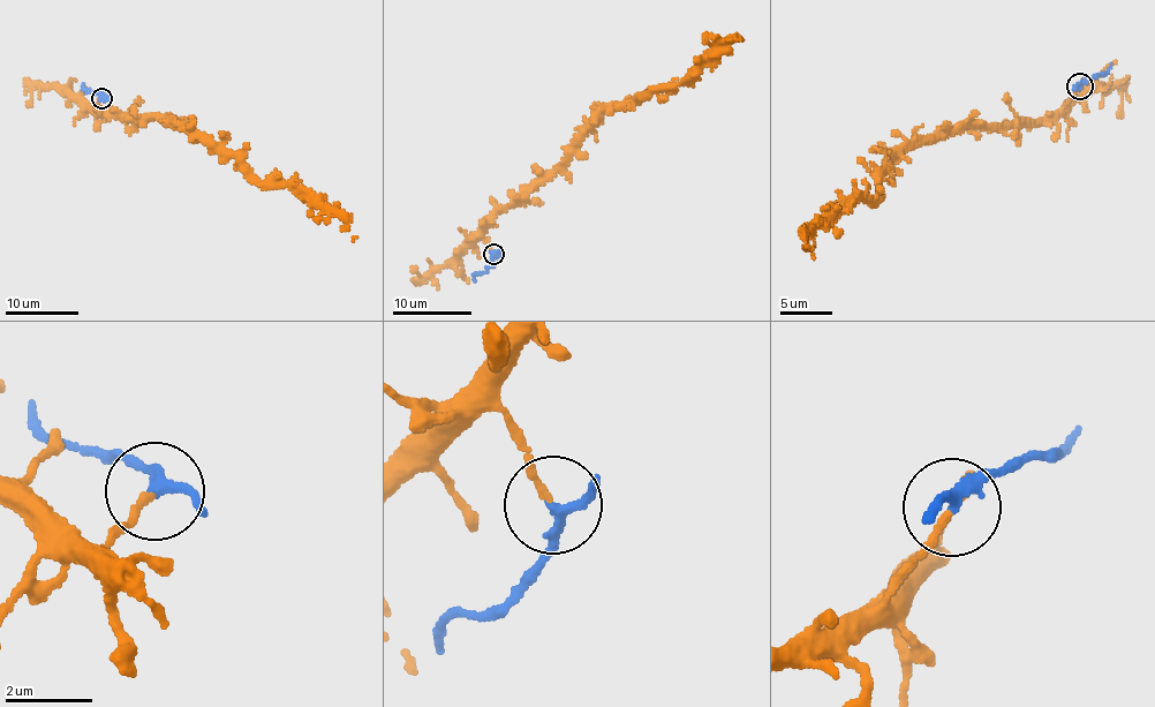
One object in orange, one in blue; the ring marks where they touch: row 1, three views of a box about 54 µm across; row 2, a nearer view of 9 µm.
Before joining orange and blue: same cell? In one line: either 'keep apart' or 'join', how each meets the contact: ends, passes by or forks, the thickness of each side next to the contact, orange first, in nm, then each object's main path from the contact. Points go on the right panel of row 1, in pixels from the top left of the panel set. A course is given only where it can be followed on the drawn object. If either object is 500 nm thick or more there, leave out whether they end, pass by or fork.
keep apart; orange ends there; blue passes by; 170 nm thick on the orange side, 240 nm on the other; orange runs (1079, 88), (1041, 121), (1002, 128), (966, 120), (891, 153), (874, 201), (855, 190), (807, 231), (814, 260); blue runs (1079, 85), (1094, 75), (1106, 75), (1111, 62)

